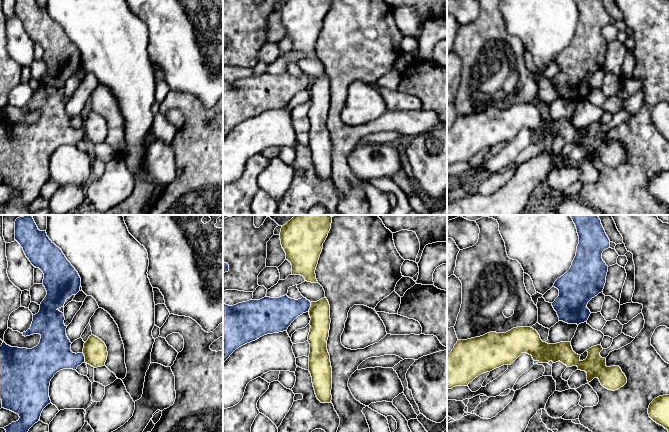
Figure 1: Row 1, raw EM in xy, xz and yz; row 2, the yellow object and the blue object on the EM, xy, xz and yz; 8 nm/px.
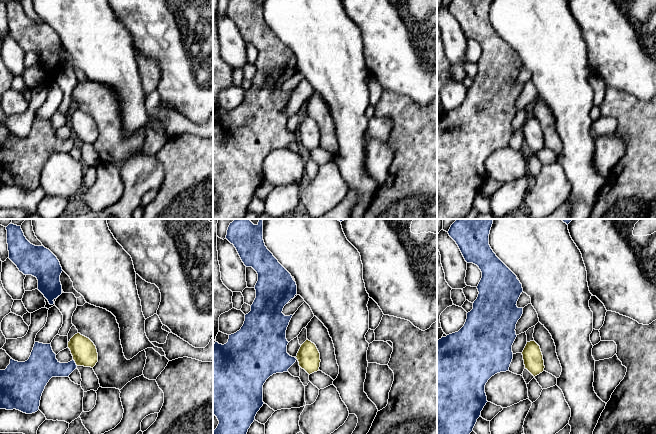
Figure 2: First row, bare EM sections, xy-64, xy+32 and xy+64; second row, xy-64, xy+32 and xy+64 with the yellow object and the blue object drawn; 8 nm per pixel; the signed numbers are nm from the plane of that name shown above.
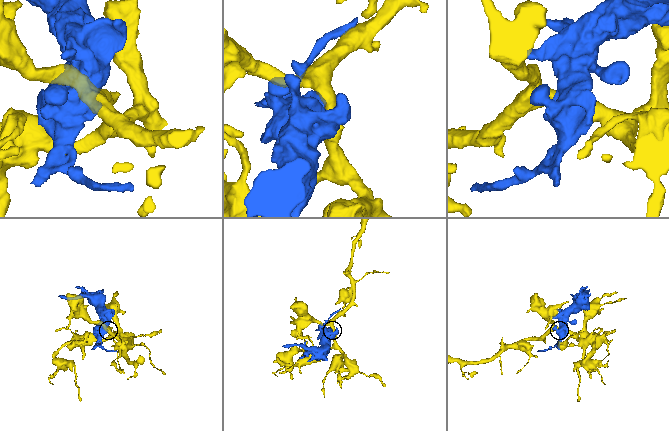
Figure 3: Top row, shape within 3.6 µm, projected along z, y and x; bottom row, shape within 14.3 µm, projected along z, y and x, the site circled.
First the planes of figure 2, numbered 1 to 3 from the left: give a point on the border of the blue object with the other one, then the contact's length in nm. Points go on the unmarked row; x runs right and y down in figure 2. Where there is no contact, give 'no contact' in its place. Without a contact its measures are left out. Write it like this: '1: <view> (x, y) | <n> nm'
1: xy-64 (75, 138) | 70 nm
2: no contact
3: no contact

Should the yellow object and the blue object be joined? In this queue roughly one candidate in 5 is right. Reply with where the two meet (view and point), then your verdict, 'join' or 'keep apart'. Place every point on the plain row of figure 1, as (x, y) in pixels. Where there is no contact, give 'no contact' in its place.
contact xz (310, 83); keep apart

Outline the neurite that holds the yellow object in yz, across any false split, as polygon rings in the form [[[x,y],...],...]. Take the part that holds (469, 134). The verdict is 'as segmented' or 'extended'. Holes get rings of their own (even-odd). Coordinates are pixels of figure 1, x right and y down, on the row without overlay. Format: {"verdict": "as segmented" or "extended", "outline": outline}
{"verdict": "as segmented", "outline": [[[531,103],[458,116],[447,131],[447,165],[468,162],[479,151],[511,141],[522,129],[527,129],[539,139],[560,137],[567,143],[577,142],[587,149],[588,159],[598,154],[604,164],[618,166],[627,159],[627,154],[619,142],[606,142],[606,134],[600,132],[602,126],[601,120],[589,124],[587,134],[581,137],[571,118],[548,120]]]}

